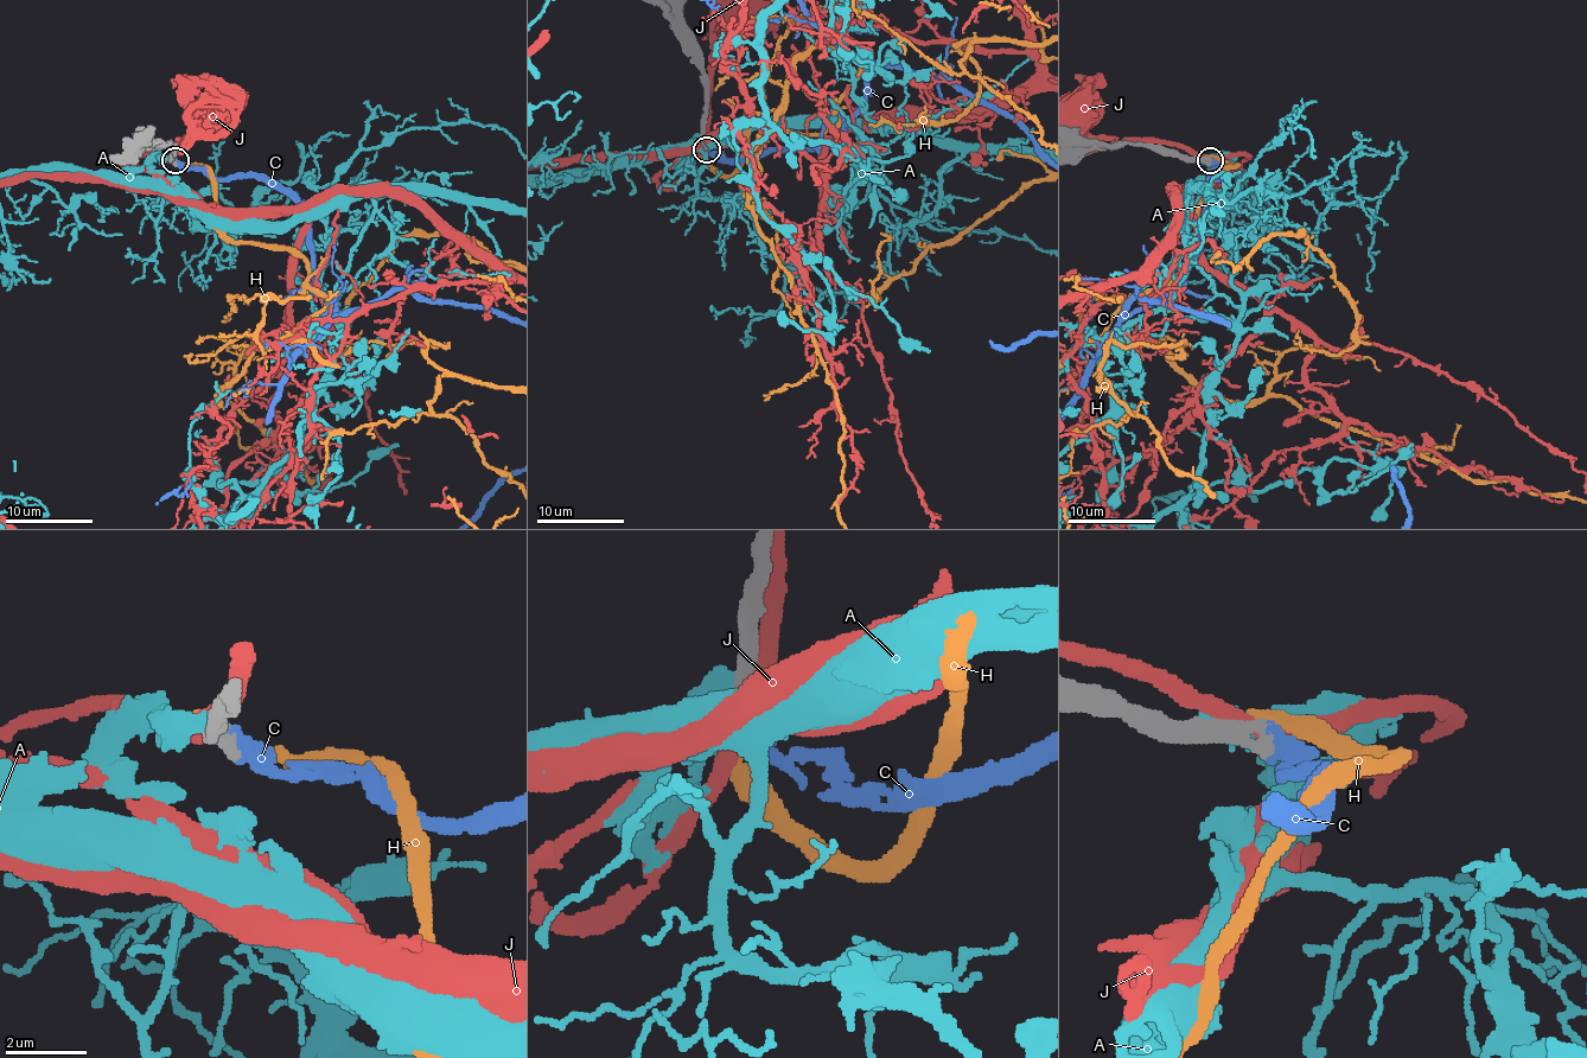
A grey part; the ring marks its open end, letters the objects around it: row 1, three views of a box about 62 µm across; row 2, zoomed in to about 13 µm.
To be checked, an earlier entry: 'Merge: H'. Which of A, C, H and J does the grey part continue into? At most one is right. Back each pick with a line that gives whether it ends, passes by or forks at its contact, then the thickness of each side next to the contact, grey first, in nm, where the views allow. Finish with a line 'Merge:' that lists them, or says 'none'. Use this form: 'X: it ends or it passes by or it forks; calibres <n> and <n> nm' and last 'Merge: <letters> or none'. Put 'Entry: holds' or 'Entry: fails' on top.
Entry: fails
C: it ends; calibres 400 and 360 nm
Merge: C

